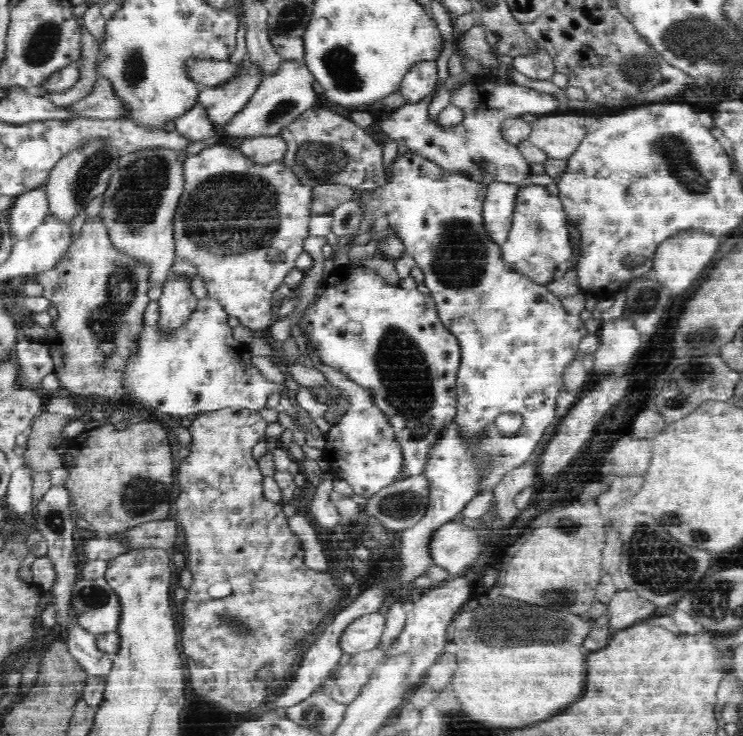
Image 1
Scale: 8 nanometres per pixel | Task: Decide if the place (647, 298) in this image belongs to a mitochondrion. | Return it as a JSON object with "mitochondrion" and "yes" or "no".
{"mitochondrion":"yes"}

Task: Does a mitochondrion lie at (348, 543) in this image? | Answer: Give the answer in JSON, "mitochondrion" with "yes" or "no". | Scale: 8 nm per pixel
{"mitochondrion":"no"}

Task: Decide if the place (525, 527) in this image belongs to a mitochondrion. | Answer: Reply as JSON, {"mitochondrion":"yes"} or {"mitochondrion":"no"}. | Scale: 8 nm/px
{"mitochondrion":"no"}

